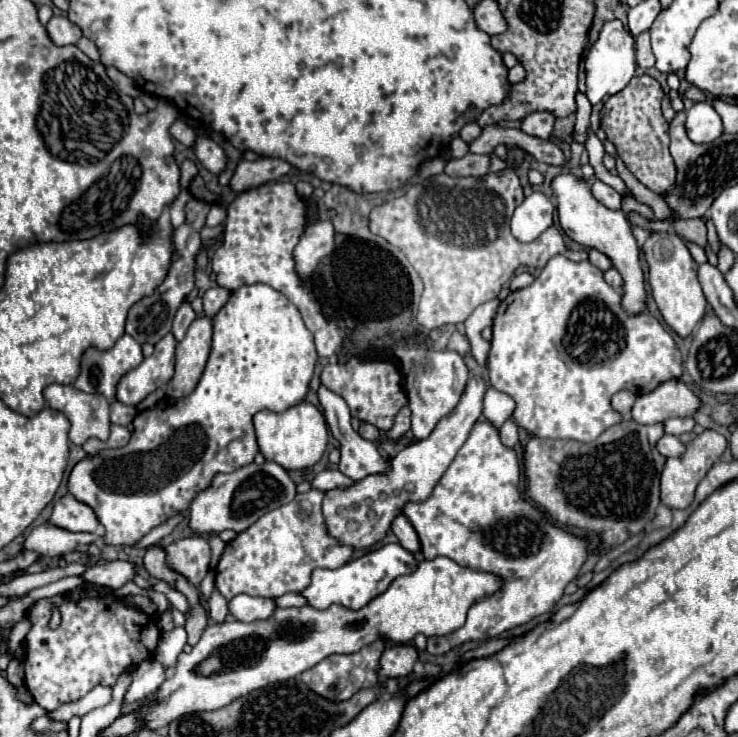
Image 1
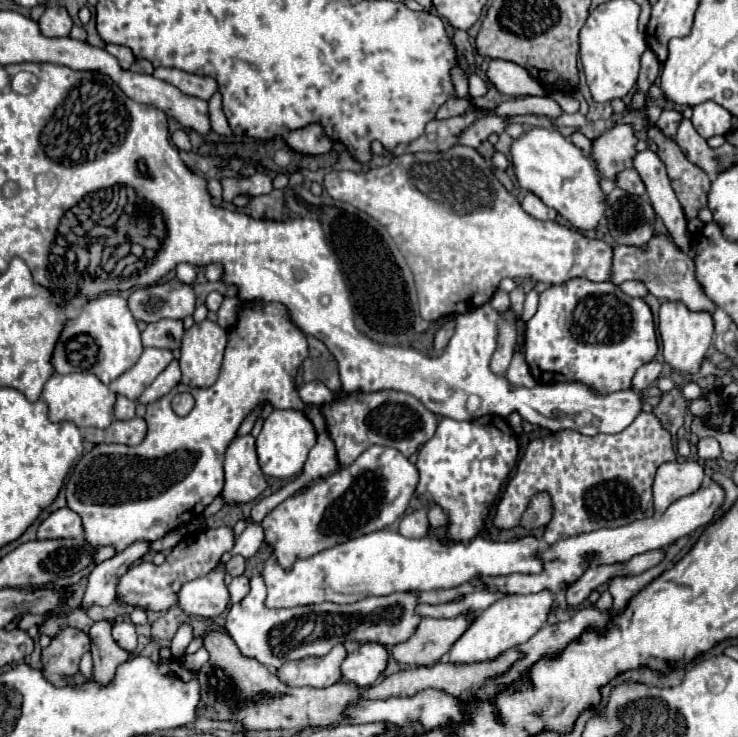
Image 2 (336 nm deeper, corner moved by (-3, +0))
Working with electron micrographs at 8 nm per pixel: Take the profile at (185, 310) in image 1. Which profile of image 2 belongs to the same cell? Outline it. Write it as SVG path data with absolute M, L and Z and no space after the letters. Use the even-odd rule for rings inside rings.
M160 319L158 323L150 323L142 333L144 347L168 349L176 351L182 345L184 323L180 319Z

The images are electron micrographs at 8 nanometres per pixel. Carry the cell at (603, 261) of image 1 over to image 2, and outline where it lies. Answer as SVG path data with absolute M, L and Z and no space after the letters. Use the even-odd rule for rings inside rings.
M654 235L652 241L644 249L636 249L634 245L616 245L612 257L612 271L610 281L620 285L628 279L642 281L654 297L666 301L682 301L692 311L710 311L714 313L714 303L706 297L700 281L696 281L696 265L694 261L682 253L666 235Z

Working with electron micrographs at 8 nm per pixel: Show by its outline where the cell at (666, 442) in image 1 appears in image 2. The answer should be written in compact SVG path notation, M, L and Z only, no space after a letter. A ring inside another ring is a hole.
M704 437L696 445L696 453L700 459L718 459L720 457L720 445L714 437Z

